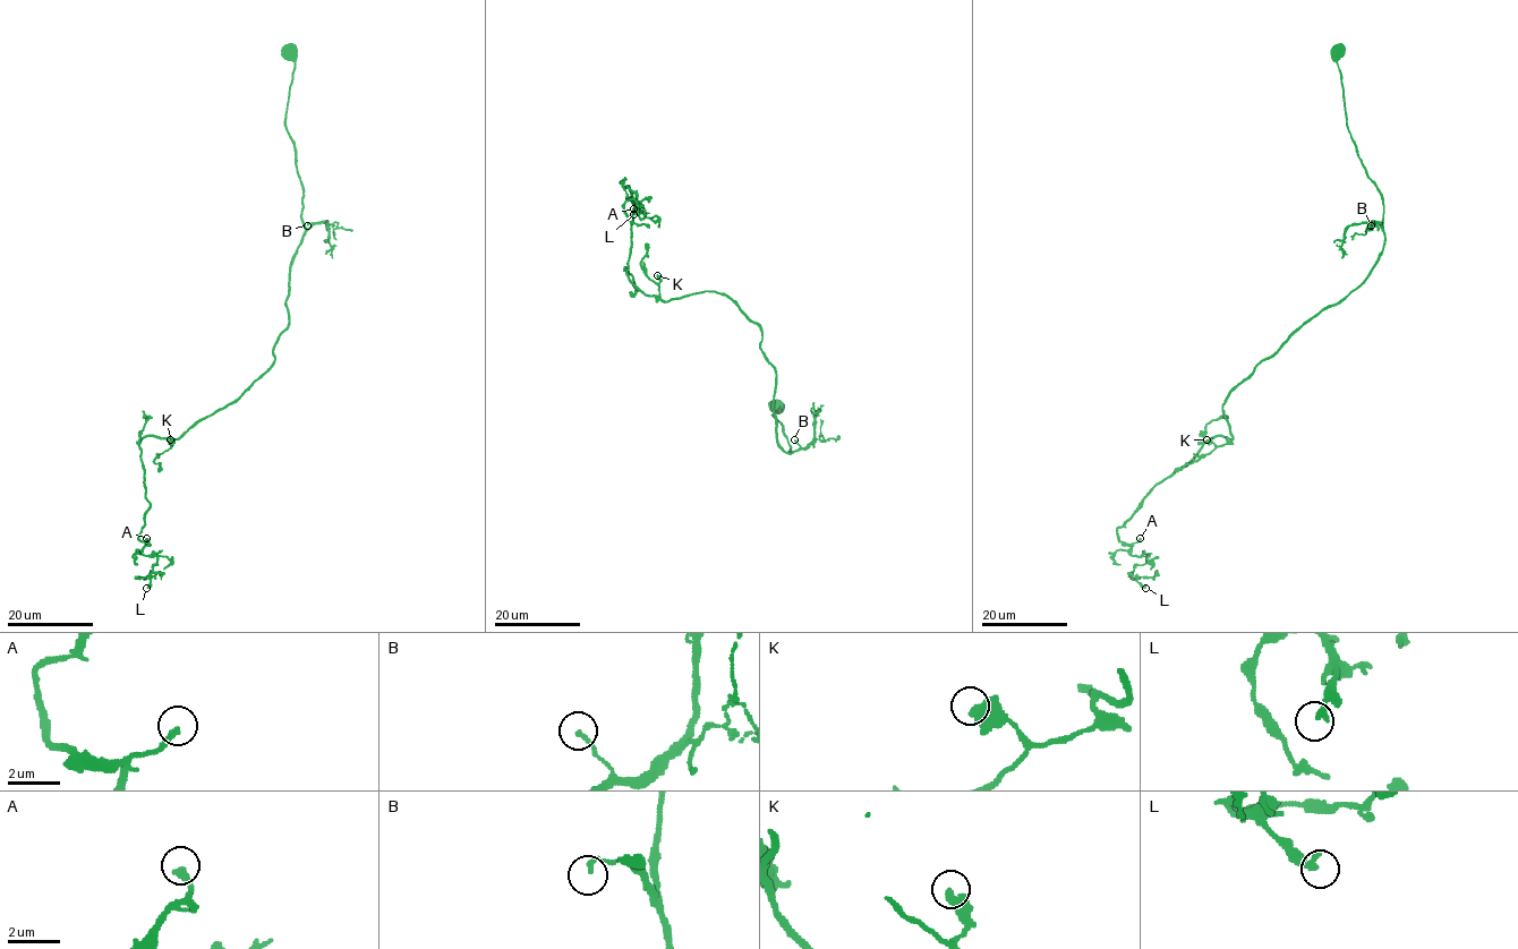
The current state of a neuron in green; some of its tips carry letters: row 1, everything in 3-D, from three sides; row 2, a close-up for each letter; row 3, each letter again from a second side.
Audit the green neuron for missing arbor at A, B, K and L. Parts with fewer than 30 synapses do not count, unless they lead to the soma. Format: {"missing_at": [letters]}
{"missing_at": ["A"]}

